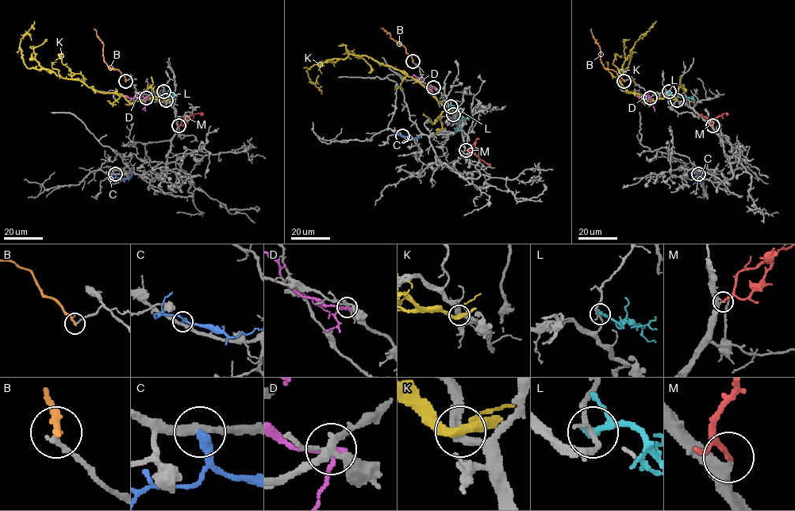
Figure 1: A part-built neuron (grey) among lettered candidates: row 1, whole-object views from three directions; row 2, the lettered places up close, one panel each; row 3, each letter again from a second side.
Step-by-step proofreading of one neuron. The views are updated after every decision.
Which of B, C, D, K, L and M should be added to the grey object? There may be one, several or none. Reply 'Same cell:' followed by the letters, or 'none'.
Same cell: M

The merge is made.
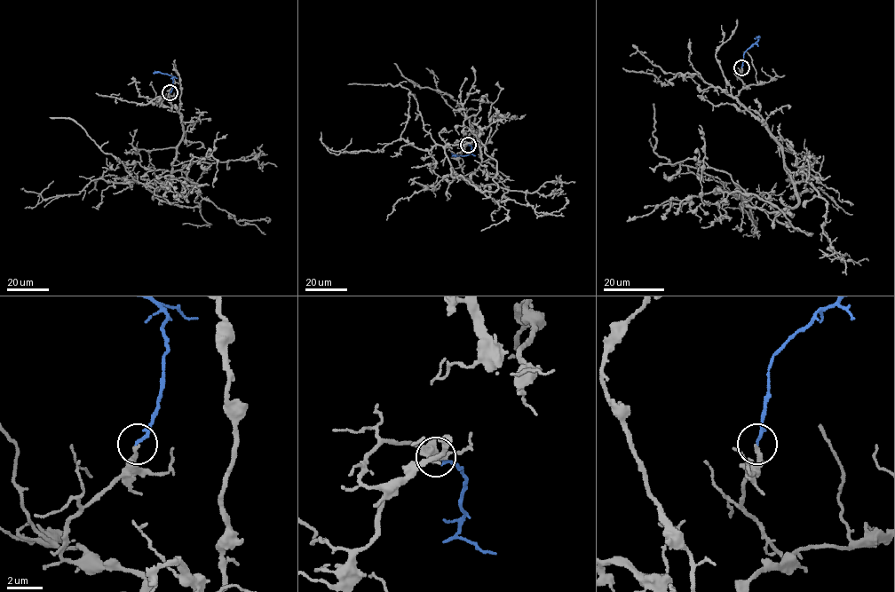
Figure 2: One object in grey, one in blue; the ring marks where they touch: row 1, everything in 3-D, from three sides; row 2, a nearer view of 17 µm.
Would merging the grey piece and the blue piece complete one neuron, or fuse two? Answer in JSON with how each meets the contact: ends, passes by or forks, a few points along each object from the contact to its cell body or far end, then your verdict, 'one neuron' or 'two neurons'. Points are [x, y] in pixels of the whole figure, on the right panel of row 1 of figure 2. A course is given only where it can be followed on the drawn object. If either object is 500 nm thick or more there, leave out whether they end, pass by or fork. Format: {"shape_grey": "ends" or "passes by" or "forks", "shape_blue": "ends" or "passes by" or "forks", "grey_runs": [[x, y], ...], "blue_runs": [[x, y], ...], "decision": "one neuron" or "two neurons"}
{"shape_grey": "ends", "shape_blue": "ends", "grey_runs": [[741, 67], [736, 96], [778, 142], [798, 201], [776, 217], [811, 234], [755, 194], [717, 188], [627, 221]], "blue_runs": [[741, 67], [745, 51], [758, 39], [755, 38]], "decision": "one neuron"}

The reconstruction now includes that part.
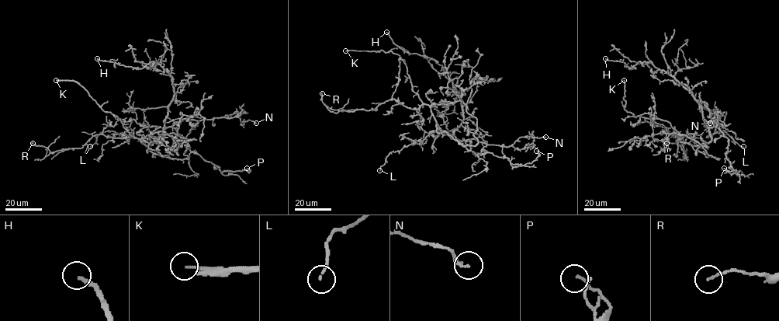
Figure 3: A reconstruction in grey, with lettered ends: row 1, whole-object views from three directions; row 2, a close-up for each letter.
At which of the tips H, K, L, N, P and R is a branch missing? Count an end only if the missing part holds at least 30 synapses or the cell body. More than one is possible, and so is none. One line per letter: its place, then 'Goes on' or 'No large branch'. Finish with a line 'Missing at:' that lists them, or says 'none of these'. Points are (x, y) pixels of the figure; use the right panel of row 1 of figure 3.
H: Place: (605, 58). No large branch
K: Place: (624, 80). Goes on
L: Place: (743, 146). No large branch
N: Place: (710, 123). No large branch
P: Place: (724, 168). No large branch
R: Place: (666, 143). No large branch
Missing at: K

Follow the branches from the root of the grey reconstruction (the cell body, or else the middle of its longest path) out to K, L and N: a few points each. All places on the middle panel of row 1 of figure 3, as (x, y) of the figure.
K: (441, 129), (431, 107), (412, 91), (406, 64), (397, 54), (390, 50), (345, 50)
L: (441, 129), (452, 137), (451, 134), (431, 131), (421, 143), (415, 142), (391, 151), (379, 170)
N: (441, 129), (460, 140), (476, 139), (519, 149), (531, 144), (535, 137), (545, 137)

